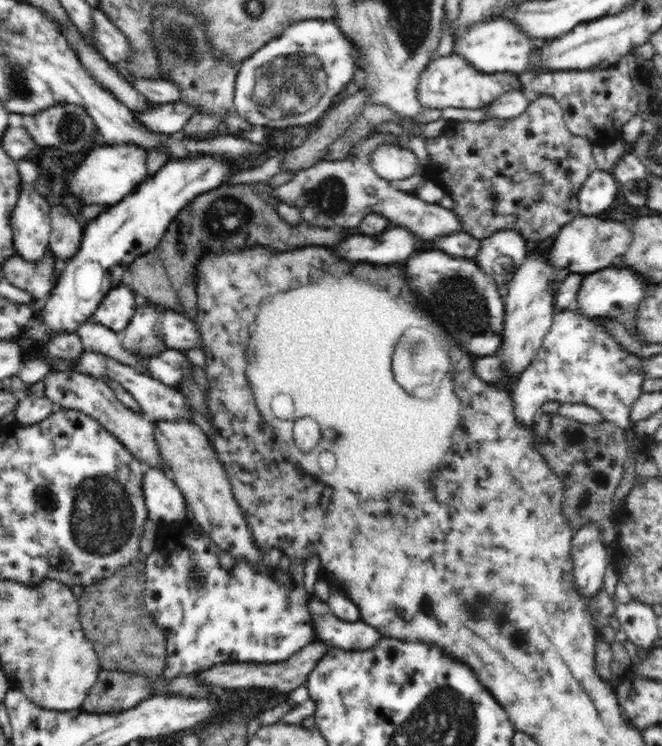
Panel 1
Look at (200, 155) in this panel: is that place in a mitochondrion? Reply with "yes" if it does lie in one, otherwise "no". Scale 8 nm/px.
no

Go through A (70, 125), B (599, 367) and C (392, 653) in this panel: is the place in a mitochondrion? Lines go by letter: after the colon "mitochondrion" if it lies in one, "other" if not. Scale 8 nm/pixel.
A: mitochondrion
B: other
C: other

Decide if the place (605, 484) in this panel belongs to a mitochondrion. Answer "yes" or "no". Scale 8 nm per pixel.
yes

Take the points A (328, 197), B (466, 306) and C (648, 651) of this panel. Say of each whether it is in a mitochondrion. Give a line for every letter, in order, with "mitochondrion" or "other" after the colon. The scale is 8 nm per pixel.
A: mitochondrion
B: mitochondrion
C: other

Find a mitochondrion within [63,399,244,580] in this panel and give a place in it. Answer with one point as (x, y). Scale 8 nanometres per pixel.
(102, 518)

